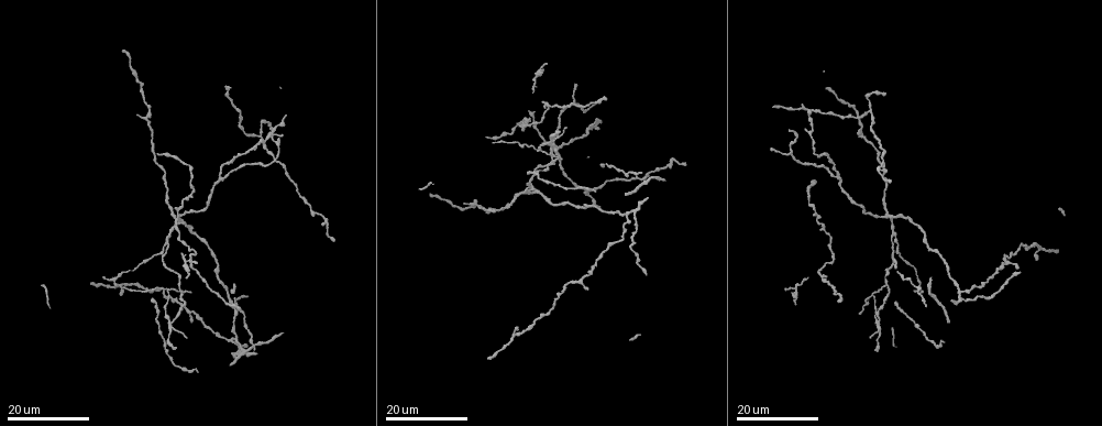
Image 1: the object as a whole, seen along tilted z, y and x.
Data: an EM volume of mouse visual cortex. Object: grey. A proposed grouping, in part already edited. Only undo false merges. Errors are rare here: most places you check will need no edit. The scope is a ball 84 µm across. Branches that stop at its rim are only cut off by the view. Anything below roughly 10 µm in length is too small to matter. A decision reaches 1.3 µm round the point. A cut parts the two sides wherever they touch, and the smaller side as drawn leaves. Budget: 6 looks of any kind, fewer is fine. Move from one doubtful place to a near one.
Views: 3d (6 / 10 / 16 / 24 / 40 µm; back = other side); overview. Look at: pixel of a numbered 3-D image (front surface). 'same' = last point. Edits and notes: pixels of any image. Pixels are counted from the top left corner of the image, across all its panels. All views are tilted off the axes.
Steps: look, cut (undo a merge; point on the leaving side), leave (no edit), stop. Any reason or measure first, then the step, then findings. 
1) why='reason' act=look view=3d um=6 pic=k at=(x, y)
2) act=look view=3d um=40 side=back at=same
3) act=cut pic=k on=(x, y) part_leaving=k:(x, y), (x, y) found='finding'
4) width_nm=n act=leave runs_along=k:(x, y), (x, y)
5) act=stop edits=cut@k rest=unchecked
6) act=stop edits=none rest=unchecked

why='a fork' act=look view=3d um=24 pic=1 at=(168, 235)

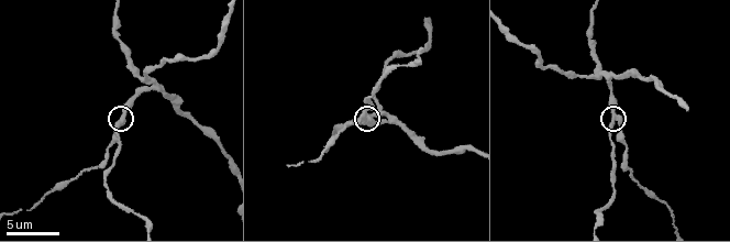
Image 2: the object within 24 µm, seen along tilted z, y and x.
act=look view=3d um=10 pic=2 at=(122, 121)

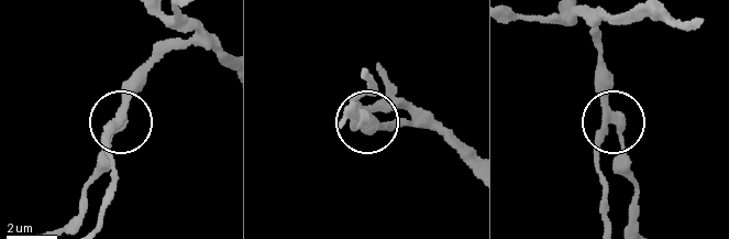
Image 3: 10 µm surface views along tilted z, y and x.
arms=3 act=leave runs_along=3:(585, 17), (632, 183) found='all the same neuron'

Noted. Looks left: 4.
why='two arms at a narrow angle' act=look view=3d um=10 pic=2 at=(608, 77)

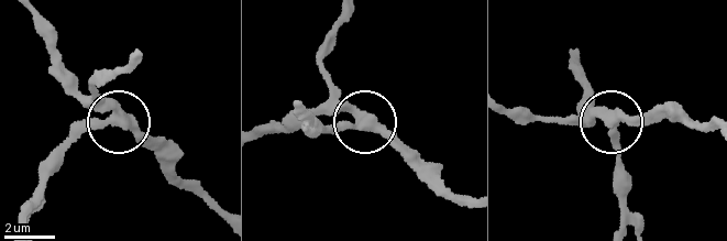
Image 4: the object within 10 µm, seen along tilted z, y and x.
act=leave found='continuous, no second neuron'

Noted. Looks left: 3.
why='looks like a crossing' act=look view=3d um=16 pic=1 at=(220, 176)

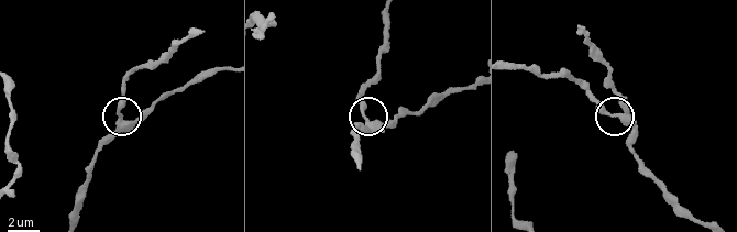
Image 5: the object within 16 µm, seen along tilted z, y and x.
act=look view=3d um=10 pic=5 at=(373, 121)

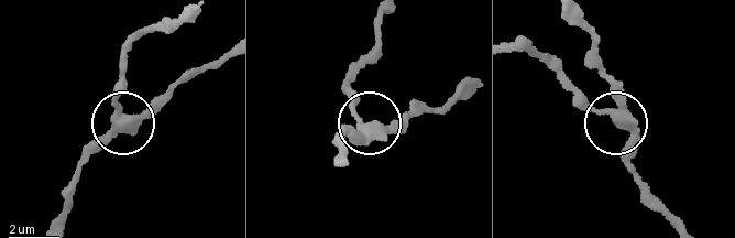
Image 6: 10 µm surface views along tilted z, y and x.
width_nm=370 act=leave runs_along=6:(53, 226), (86, 158), (121, 121), (117, 100), (127, 49) found='continuous, no second neuron'

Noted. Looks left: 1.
act=stop edits=none rest=unchecked

